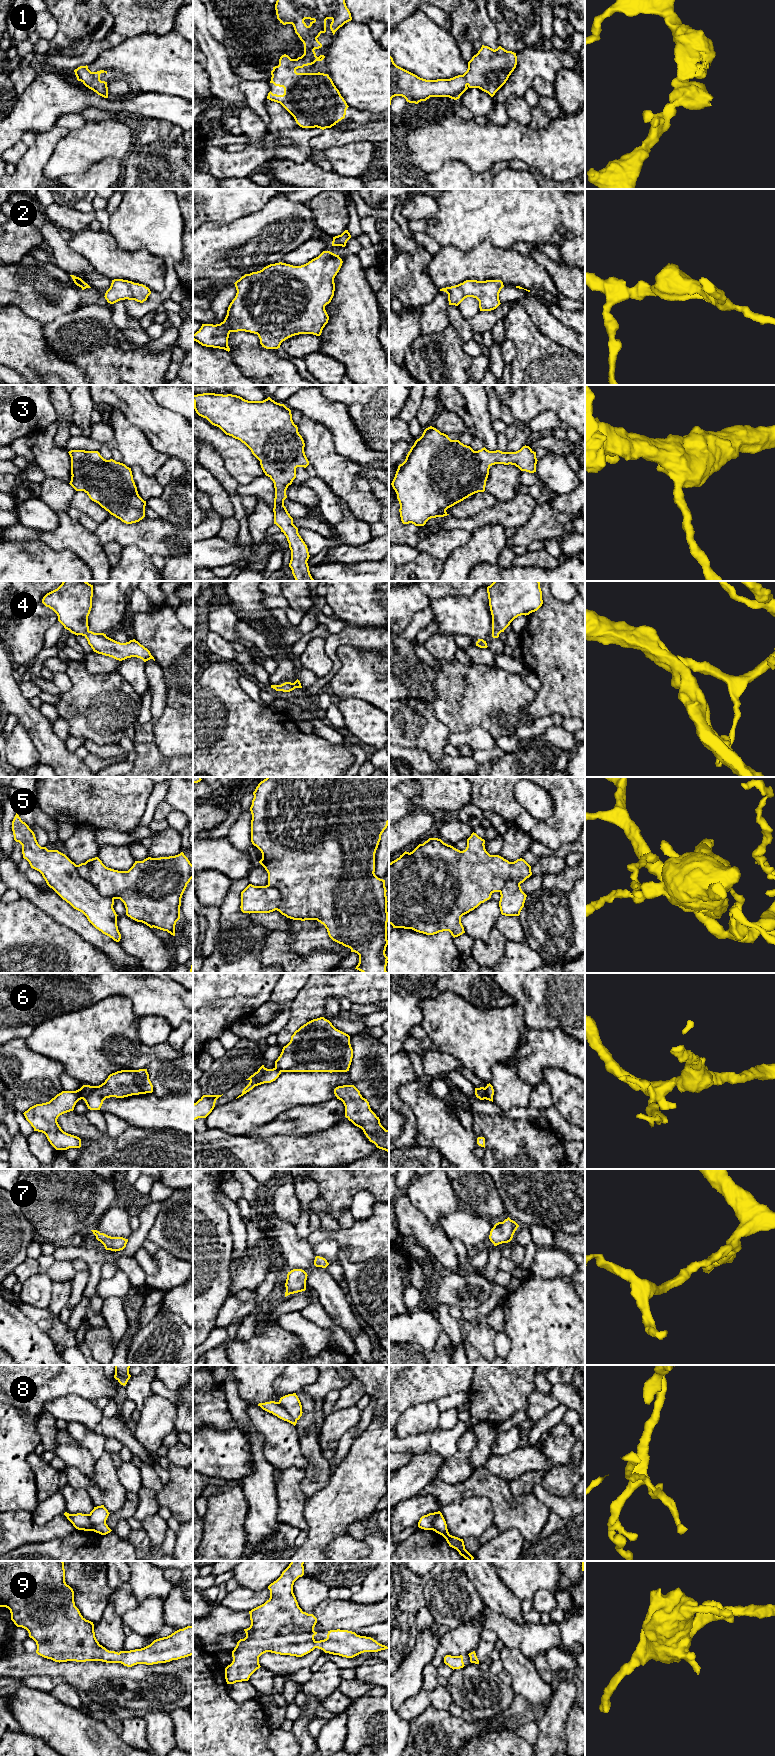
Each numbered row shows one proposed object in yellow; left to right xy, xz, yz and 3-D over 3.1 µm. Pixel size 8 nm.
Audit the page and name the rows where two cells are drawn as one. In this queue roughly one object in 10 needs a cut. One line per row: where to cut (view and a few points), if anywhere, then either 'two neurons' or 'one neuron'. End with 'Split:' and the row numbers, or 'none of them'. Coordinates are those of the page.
1: no cut | one neuron
2: no cut | one neuron
3: no cut | one neuron
4: no cut | one neuron
5: xy (76, 865), (77, 871), (101, 895), (109, 896), (113, 899) | two neurons
6: xy (81, 1087), (83, 1098) | two neurons
7: no cut | one neuron
8: xz (277, 1402), (296, 1421) | two neurons
9: no cut | one neuron
Split: 5, 6, 8

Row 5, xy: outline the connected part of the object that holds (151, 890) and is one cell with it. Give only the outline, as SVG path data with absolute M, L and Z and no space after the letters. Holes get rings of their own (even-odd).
M183 852L135 861L128 871L108 868L98 857L77 869L101 896L120 899L128 917L175 936L181 898L193 878L193 865Z

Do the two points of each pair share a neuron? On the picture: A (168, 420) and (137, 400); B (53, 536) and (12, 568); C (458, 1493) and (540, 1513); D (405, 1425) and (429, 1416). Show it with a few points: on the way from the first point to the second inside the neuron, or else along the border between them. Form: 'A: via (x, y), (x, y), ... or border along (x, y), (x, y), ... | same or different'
A: via (160, 420), (157, 420), (145, 408) | same
B: border along (41, 541), (56, 550), (67, 549) | different
C: via (478, 1489), (491, 1489), (515, 1513), (520, 1513) | same
D: via (411, 1422), (423, 1417) | same

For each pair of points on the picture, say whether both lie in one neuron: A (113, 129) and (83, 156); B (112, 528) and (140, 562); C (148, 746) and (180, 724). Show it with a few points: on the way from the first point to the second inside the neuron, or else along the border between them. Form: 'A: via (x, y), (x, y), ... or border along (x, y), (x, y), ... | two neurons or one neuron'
A: via (106, 136), (90, 149) | one neuron
B: border along (123, 546), (136, 545), (149, 555) | two neurons
C: border along (153, 722), (158, 750), (172, 757) | two neurons

